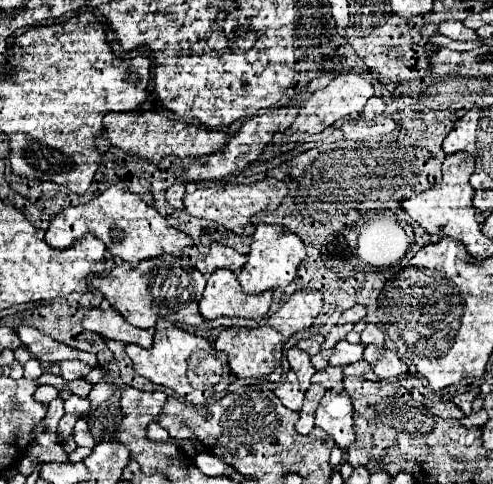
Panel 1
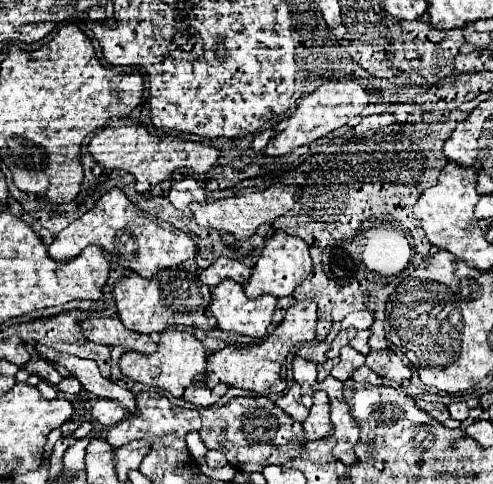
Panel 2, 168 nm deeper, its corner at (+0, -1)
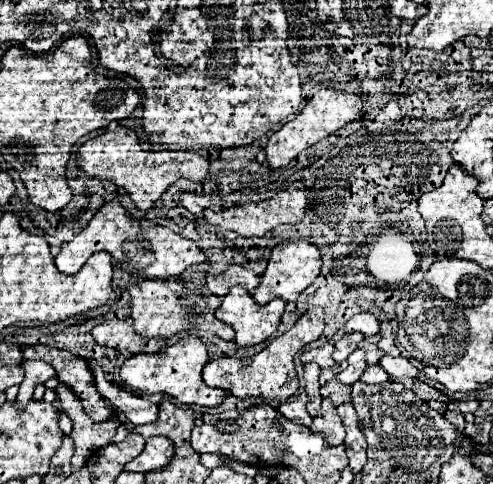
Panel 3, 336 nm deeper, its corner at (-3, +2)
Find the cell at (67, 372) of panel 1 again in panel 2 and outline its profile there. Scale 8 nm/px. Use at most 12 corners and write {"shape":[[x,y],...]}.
{"shape":[[33,356],[25,368],[57,386],[63,376],[51,362]]}

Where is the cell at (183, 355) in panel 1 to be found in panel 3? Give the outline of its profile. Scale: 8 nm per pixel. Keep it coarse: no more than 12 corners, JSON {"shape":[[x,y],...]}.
{"shape":[[198,337],[132,355],[120,377],[132,393],[164,393],[214,409],[226,391],[204,385]]}

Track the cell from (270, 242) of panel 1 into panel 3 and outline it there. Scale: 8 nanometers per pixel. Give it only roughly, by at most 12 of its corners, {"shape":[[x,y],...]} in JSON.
{"shape":[[308,241],[274,247],[254,291],[258,305],[296,301],[320,275]]}

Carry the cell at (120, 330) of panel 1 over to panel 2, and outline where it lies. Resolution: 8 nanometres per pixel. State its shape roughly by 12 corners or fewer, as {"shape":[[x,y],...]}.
{"shape":[[119,318],[81,322],[87,340],[153,354],[157,344]]}

